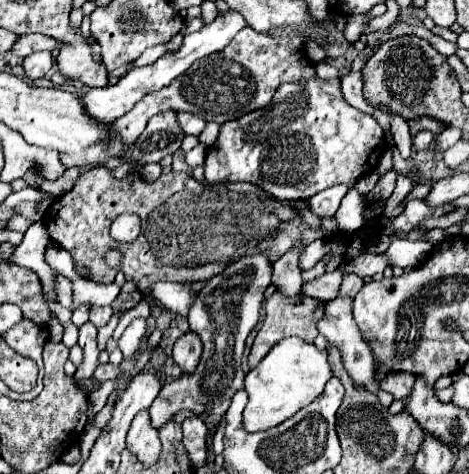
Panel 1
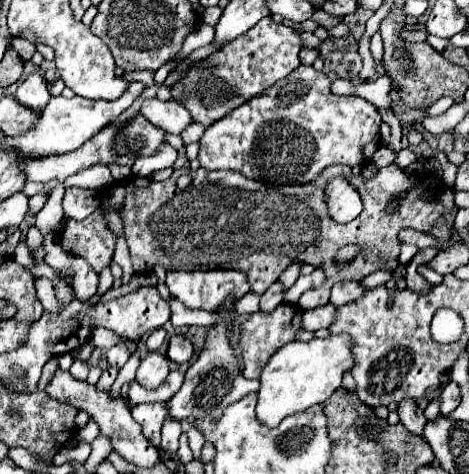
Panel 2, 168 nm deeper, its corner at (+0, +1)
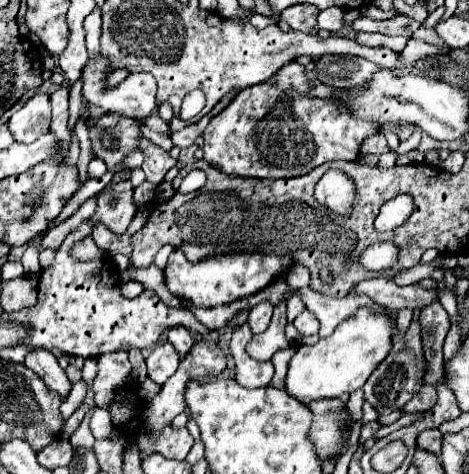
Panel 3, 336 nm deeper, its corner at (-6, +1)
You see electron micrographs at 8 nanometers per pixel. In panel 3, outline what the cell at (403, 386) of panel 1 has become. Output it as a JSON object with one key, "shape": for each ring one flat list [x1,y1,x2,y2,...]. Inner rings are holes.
{"shape":[[431,429,431,431,423,431,423,435,419,435,419,449,429,451,433,455,441,453,441,431,439,429]]}

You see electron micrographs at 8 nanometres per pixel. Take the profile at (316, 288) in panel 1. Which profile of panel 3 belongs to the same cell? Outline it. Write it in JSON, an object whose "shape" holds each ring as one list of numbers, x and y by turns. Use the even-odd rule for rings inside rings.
{"shape":[[383,277,360,281,349,294,368,295,377,305,389,311,399,311,399,309,415,311,439,299,435,289,425,289,419,283,409,285,409,287,399,287,393,283,393,279,383,279]]}

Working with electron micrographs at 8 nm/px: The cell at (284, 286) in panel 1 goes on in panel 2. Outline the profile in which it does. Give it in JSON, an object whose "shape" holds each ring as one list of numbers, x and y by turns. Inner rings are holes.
{"shape":[[275,281,263,295,261,295,261,311,273,311,283,301,285,289,281,281]]}

